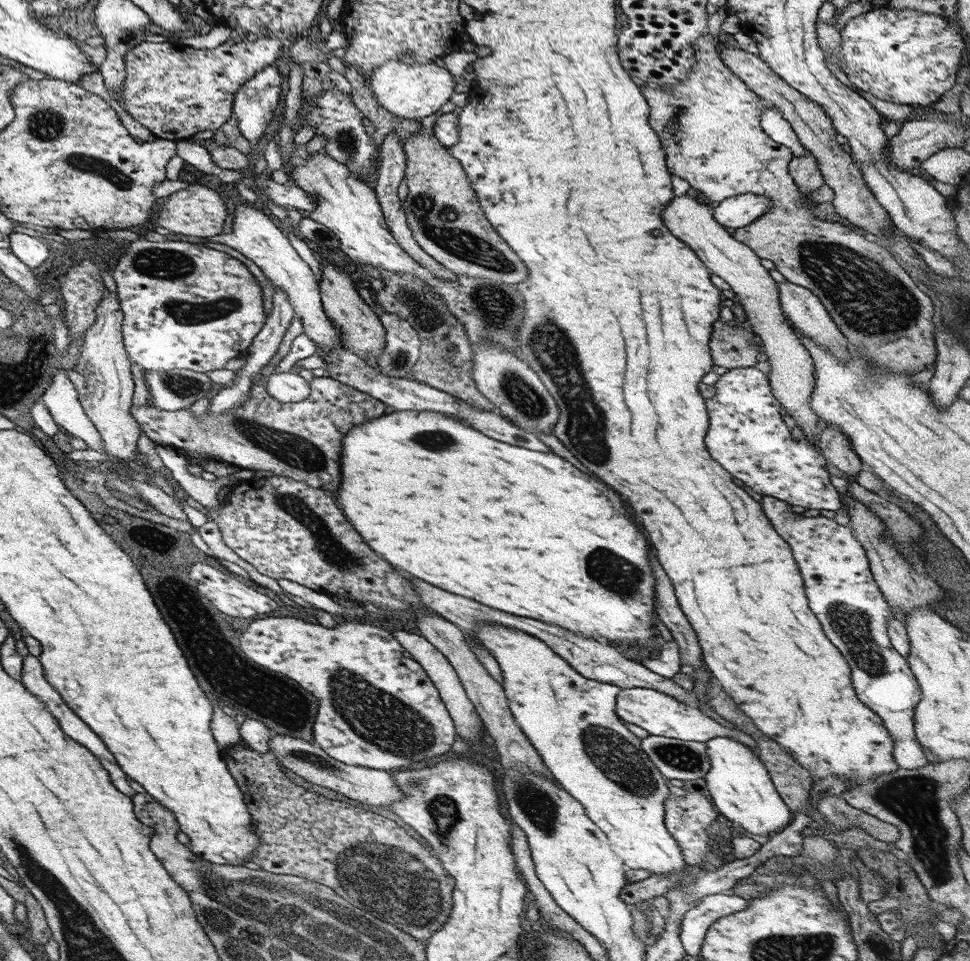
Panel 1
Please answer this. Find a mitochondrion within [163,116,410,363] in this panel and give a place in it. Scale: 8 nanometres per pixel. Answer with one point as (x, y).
(346, 141)

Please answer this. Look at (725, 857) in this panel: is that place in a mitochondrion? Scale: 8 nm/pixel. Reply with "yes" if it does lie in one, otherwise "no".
no

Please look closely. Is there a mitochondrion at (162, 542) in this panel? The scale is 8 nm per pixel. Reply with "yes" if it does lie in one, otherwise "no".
no

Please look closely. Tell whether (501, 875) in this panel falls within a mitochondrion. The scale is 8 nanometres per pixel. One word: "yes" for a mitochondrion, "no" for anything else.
no

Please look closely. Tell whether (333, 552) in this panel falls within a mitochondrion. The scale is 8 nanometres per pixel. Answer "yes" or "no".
yes

